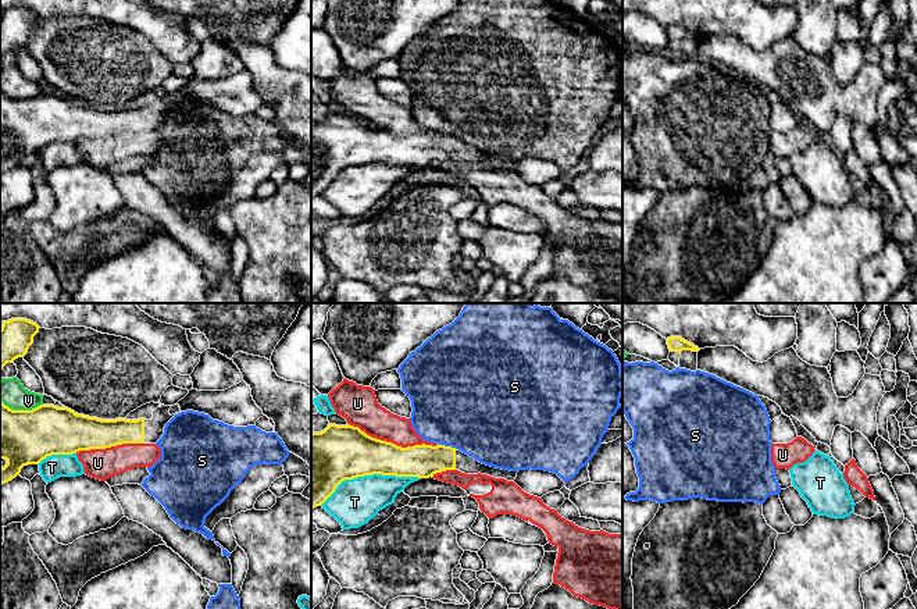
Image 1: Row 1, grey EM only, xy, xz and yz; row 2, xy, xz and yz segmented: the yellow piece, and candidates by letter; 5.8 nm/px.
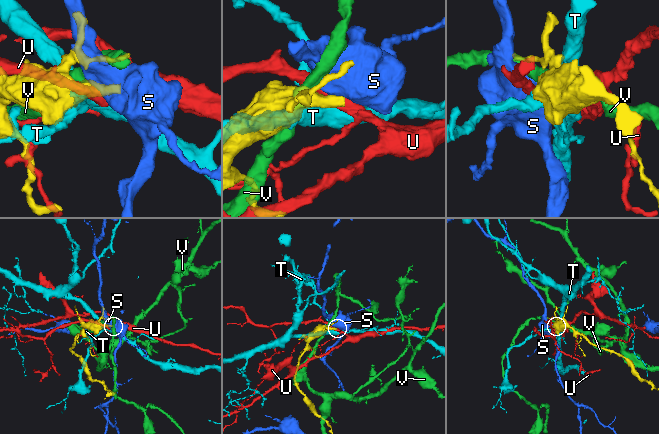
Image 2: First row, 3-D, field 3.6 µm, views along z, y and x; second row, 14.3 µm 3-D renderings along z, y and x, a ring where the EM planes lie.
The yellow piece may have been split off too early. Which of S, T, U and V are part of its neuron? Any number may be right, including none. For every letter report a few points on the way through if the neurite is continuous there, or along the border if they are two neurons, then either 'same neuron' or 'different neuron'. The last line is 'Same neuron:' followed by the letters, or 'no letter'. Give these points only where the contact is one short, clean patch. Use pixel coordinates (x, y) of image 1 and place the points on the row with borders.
S: border along xz (438, 442), (456, 449); different neuron
T: different neuron
U: different neuron
V: different neuron
Same neuron: no letter

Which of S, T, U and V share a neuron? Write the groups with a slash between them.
S / T / U / V

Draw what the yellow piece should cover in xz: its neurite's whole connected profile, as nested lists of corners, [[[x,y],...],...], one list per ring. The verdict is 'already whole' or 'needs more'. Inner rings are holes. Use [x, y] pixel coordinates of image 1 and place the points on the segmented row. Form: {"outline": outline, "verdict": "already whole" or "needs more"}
{"outline": [[[328,424],[321,432],[311,431],[311,509],[321,506],[345,480],[372,474],[429,478],[446,470],[507,481],[514,481],[518,473],[482,464],[439,444],[402,448],[350,424]]], "verdict": "needs more"}

